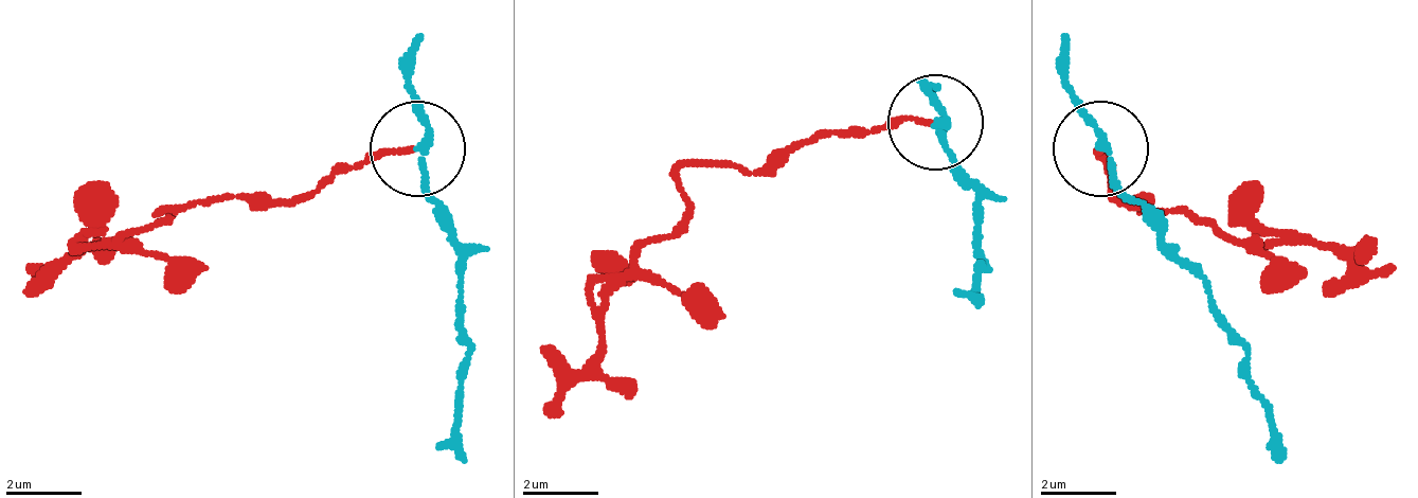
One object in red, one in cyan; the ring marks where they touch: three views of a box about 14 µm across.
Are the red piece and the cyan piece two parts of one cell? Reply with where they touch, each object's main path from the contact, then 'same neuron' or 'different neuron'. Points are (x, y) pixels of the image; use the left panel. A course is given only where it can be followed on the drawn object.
place (417, 148); course red (415, 150), (329, 170), (301, 198), (234, 198), (167, 208), (129, 236), (35, 265); course cyan (415, 150), (463, 284), (463, 465); different neuron

